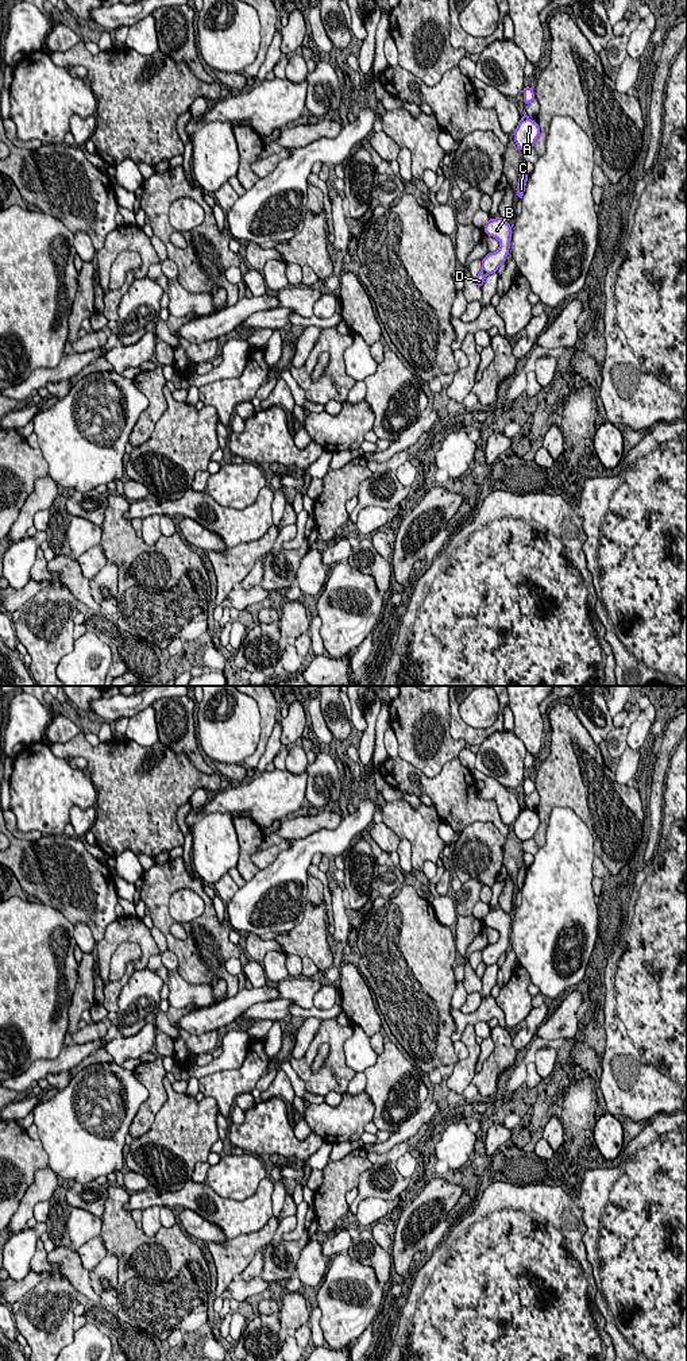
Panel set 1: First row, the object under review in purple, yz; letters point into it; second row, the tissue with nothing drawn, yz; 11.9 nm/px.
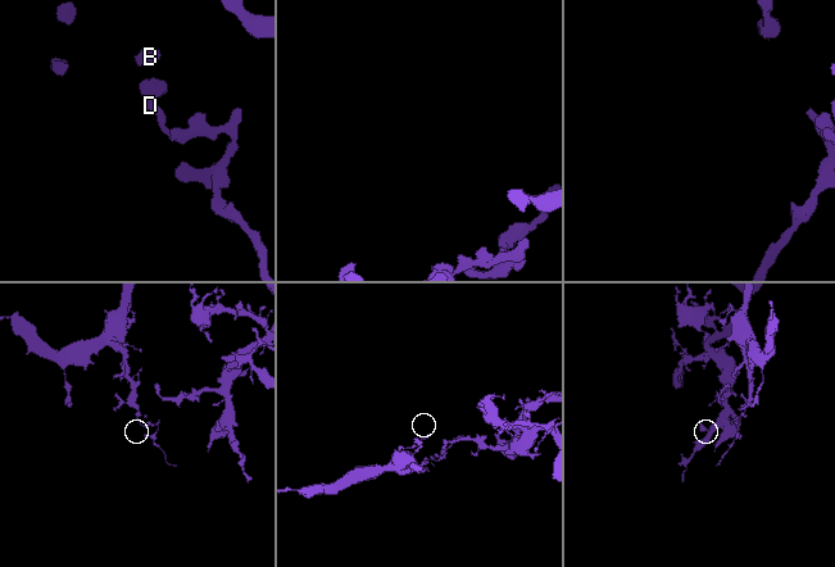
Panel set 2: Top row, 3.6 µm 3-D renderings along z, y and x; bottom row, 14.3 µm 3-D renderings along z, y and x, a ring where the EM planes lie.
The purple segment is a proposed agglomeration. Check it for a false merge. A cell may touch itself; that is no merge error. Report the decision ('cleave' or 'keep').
cleave

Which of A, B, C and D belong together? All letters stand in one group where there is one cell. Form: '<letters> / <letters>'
A B C / D

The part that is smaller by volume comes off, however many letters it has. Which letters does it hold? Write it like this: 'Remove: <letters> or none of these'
Remove: D

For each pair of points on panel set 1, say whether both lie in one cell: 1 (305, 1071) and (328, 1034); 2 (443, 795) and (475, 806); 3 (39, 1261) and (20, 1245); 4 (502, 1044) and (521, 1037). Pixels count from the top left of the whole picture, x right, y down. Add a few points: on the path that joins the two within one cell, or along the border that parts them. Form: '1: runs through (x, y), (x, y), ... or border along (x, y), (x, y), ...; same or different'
1: runs through (307, 1061), (319, 1041); same
2: runs through (451, 795), (462, 806), (467, 806); same
3: border along (39, 1237), (29, 1269); different
4: border along (512, 1038), (512, 1045), (517, 1051); different

